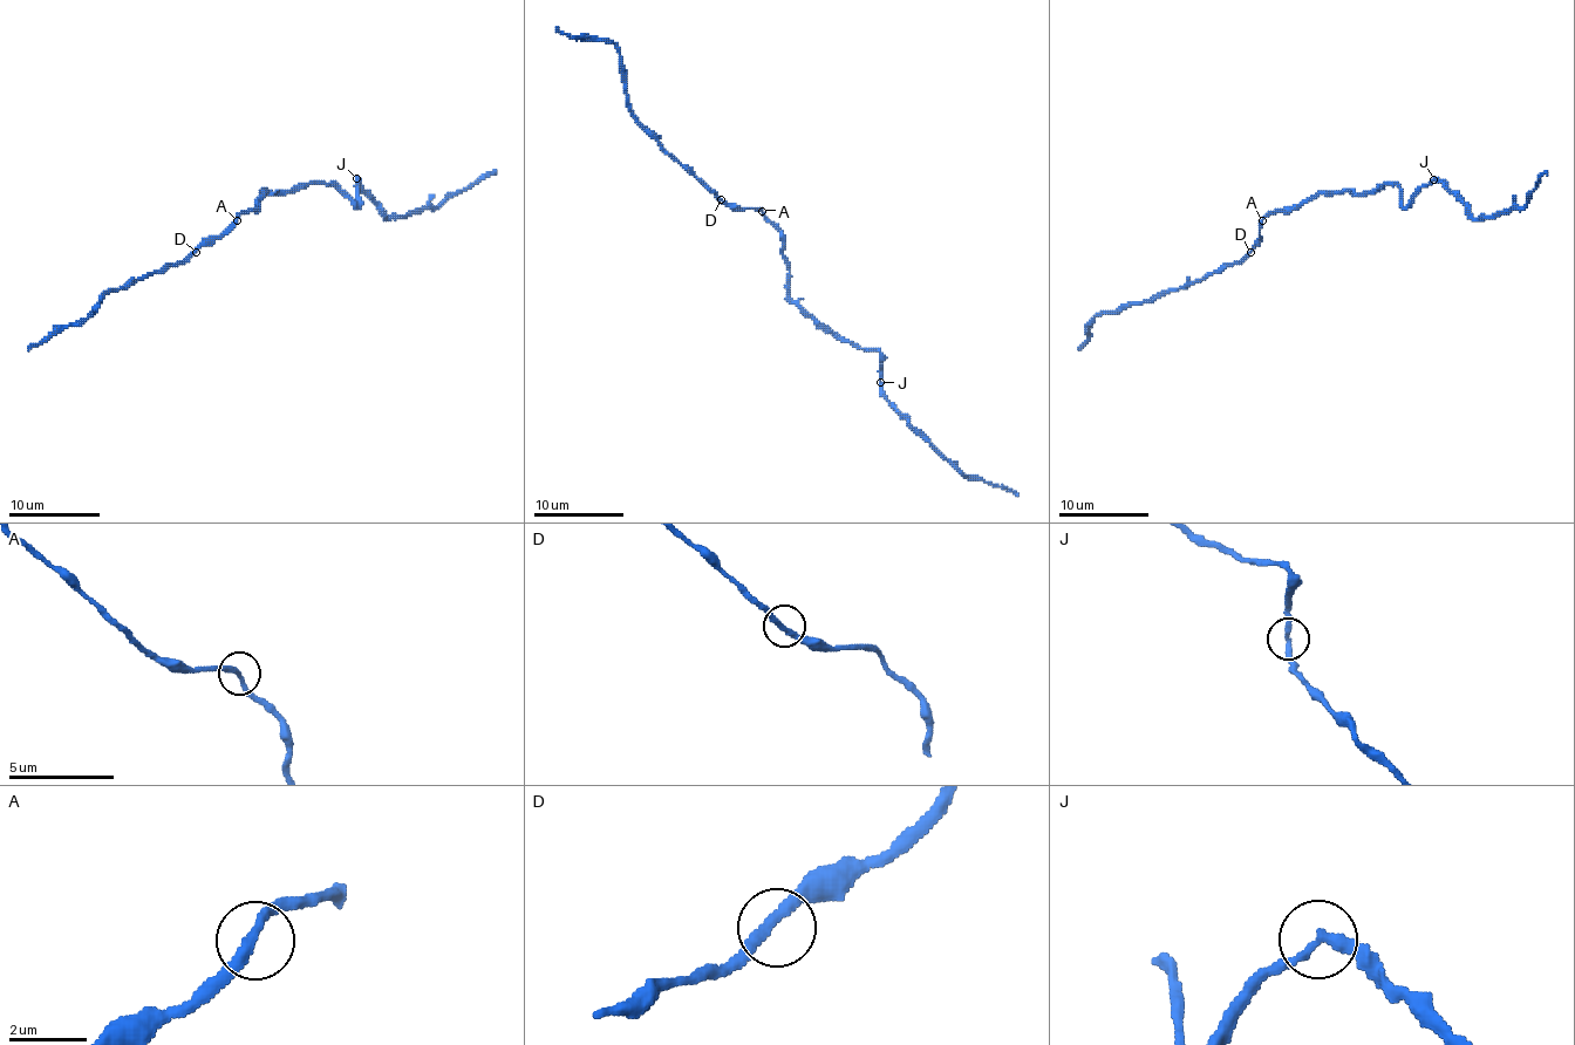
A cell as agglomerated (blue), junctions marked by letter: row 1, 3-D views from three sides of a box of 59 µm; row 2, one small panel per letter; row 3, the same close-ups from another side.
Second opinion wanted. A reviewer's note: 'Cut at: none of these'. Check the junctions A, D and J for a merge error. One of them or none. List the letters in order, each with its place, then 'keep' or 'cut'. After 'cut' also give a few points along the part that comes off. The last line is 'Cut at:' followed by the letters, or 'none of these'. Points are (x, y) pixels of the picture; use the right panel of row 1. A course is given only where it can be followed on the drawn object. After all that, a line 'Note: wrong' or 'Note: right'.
A: place (1262, 220); keep
D: place (1250, 252); keep
J: place (1433, 179); keep
Cut at: none of these
Note: right

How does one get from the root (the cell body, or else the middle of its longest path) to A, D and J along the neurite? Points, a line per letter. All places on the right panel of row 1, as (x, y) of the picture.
A: (1314, 196), (1297, 205), (1275, 210), (1262, 220)
D: (1314, 196), (1297, 205), (1270, 211), (1260, 225), (1260, 244), (1250, 252)
J: (1314, 196), (1341, 191), (1372, 193), (1384, 184), (1396, 184), (1404, 207), (1433, 179)

